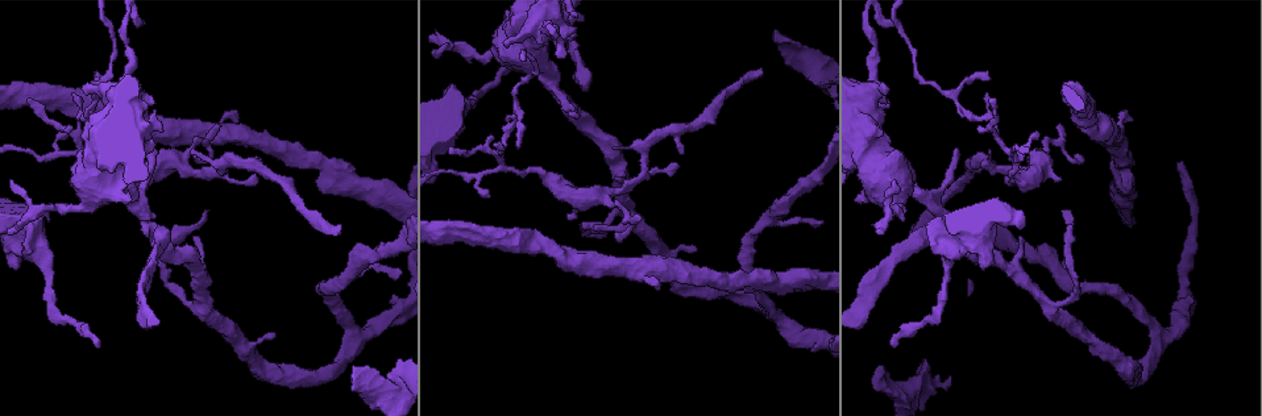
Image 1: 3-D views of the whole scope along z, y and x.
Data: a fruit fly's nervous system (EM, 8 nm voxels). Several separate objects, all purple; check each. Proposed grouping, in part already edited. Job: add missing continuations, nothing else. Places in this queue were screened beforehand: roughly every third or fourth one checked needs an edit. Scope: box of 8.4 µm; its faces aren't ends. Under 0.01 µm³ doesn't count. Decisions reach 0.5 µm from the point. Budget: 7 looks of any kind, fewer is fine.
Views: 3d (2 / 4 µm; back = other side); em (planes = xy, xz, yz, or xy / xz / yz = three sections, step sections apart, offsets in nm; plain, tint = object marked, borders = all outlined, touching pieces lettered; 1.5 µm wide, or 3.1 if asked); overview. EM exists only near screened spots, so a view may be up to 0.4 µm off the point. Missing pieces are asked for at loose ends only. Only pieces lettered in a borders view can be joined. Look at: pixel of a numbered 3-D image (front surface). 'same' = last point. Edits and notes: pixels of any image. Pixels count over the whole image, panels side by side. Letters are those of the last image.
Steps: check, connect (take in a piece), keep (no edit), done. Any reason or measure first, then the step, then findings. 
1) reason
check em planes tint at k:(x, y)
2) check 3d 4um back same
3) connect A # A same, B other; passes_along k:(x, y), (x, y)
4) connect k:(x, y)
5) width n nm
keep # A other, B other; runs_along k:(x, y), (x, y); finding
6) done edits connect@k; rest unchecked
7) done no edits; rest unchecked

an open end
check em yz step 4 borders at 1:(219, 126)

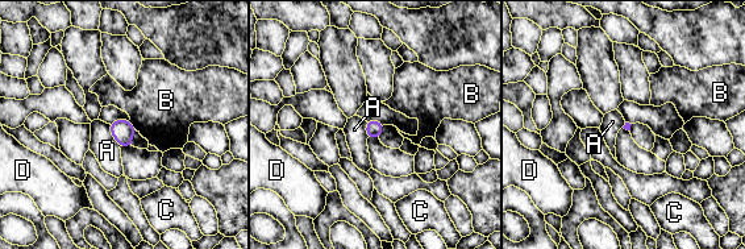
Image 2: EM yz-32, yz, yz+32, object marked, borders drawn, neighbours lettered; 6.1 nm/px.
longest_contact A 150 nm
keep # A other, B other, C other, D other; none of them fits

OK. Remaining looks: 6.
free end
check 3d 2um at 1:(772, 40)

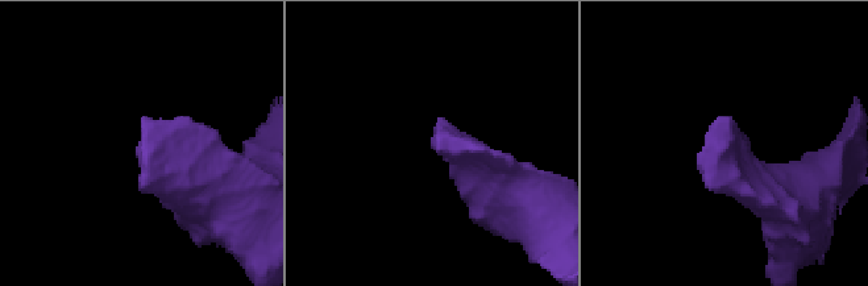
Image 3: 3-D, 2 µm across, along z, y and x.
check em yz step 4 tint at 3:(730, 116)

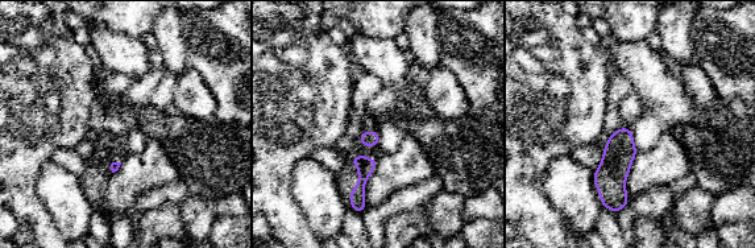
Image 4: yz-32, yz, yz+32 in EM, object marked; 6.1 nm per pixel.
cut it another way
check em planes borders same

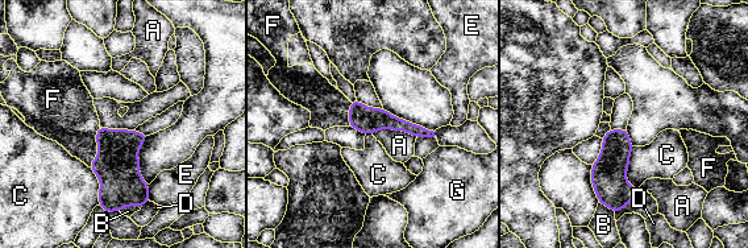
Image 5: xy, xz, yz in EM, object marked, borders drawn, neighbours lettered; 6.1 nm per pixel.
width 140 nm; longest_contact A 280 nm
connect F # A other, B other, C other, D other, E other, F same, G other; it goes on there

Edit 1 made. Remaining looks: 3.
free end
check 3d 4um back at 1:(154, 152)

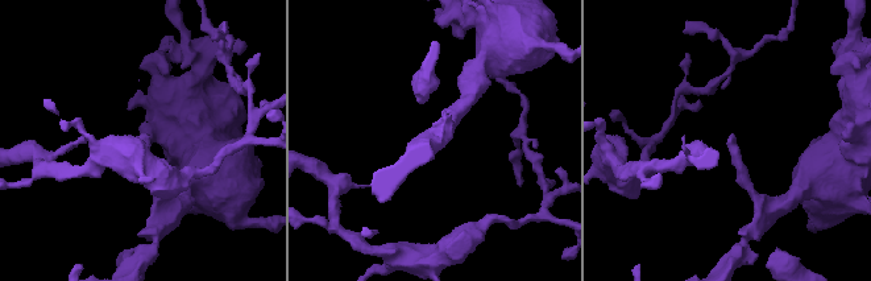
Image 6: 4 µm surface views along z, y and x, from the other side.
need the tissue
check em planes borders at 6:(146, 135)

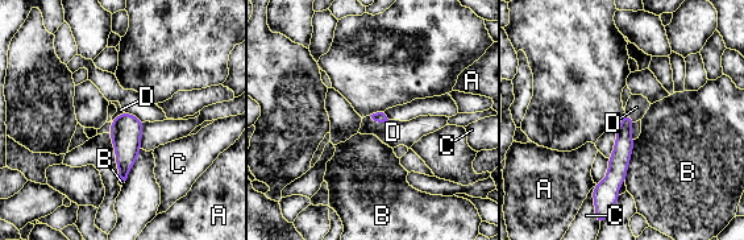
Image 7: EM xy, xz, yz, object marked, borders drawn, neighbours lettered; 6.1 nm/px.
connect D # A other, B other, C other, D same; the cell continues

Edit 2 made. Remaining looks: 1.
done edits connect@5, connect@7; rest unchecked

